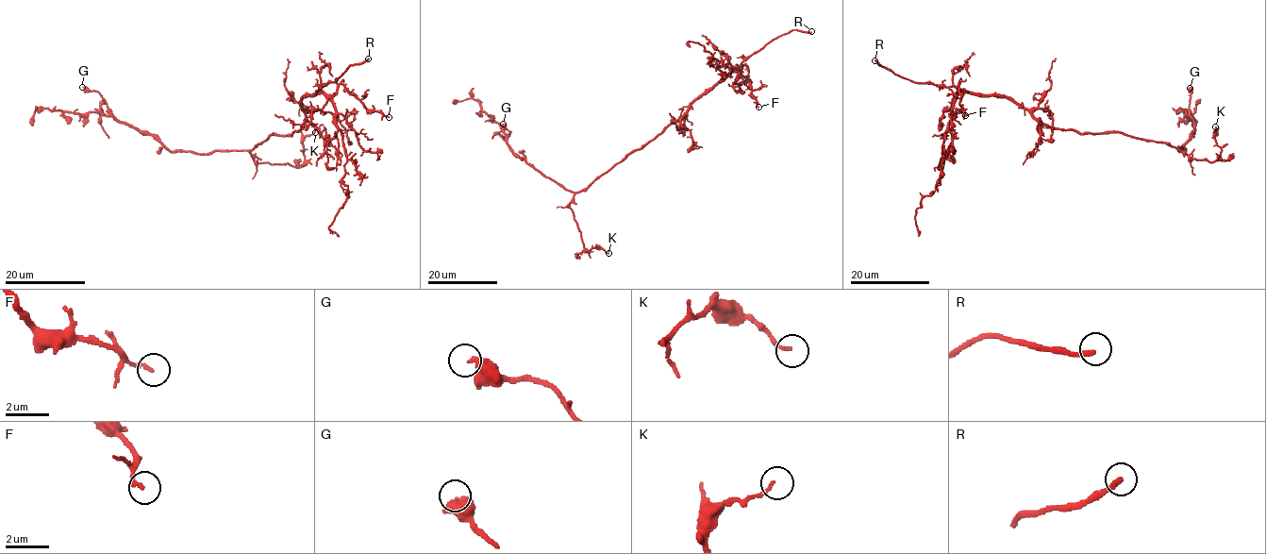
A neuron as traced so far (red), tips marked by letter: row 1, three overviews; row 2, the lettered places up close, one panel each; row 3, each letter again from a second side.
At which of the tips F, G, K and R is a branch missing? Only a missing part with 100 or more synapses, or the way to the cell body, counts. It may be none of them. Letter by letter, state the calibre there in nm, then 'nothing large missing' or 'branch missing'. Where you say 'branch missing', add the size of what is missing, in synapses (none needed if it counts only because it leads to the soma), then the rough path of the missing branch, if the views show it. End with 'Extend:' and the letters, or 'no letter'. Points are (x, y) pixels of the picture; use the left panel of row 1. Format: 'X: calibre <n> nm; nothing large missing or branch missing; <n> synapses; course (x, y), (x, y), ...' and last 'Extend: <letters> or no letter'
F: calibre 150 nm; nothing large missing
G: calibre 420 nm; nothing large missing
K: calibre 140 nm; nothing large missing
R: calibre 240 nm; branch missing
Extend: R

